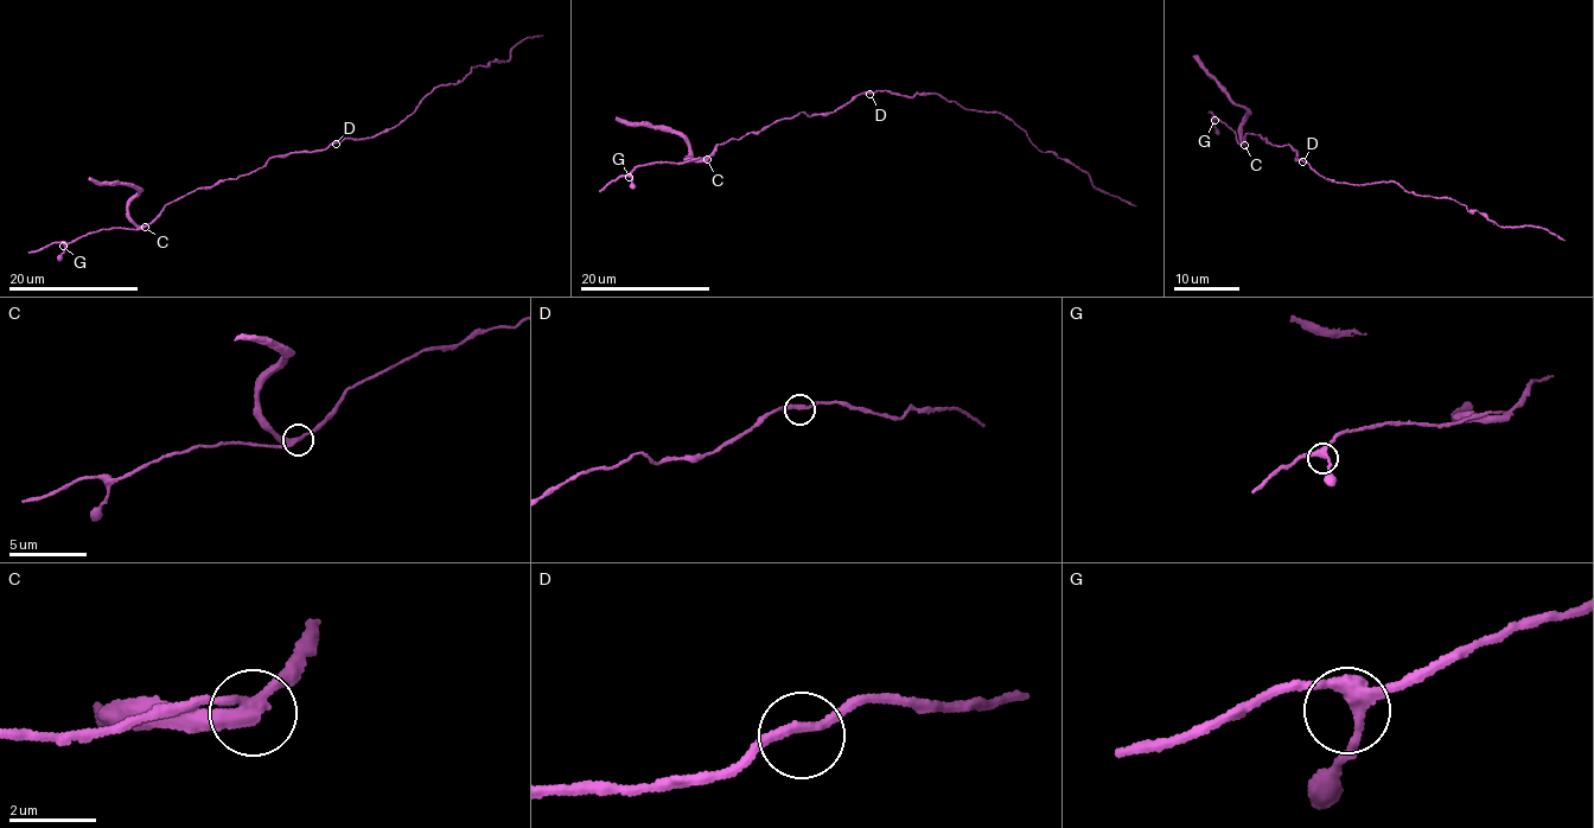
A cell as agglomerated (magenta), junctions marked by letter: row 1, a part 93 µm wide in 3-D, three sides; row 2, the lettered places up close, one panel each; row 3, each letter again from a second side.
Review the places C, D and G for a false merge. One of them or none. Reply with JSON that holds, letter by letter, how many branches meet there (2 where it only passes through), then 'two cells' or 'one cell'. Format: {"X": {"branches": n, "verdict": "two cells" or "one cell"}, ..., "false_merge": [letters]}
{"C": {"branches": 3, "verdict": "two cells"}, "D": {"branches": 2, "verdict": "one cell"}, "G": {"branches": 3, "verdict": "one cell"}, "false_merge": ["C"]}

